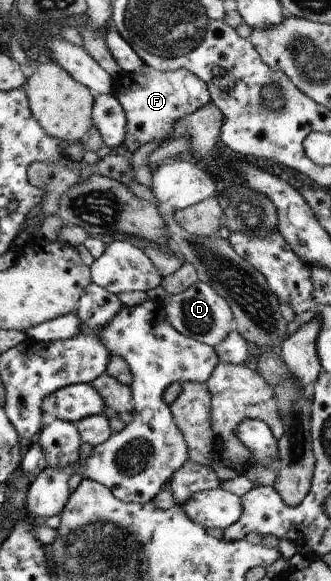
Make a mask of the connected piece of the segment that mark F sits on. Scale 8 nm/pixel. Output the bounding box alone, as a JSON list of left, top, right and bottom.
[112,64,211,153]

